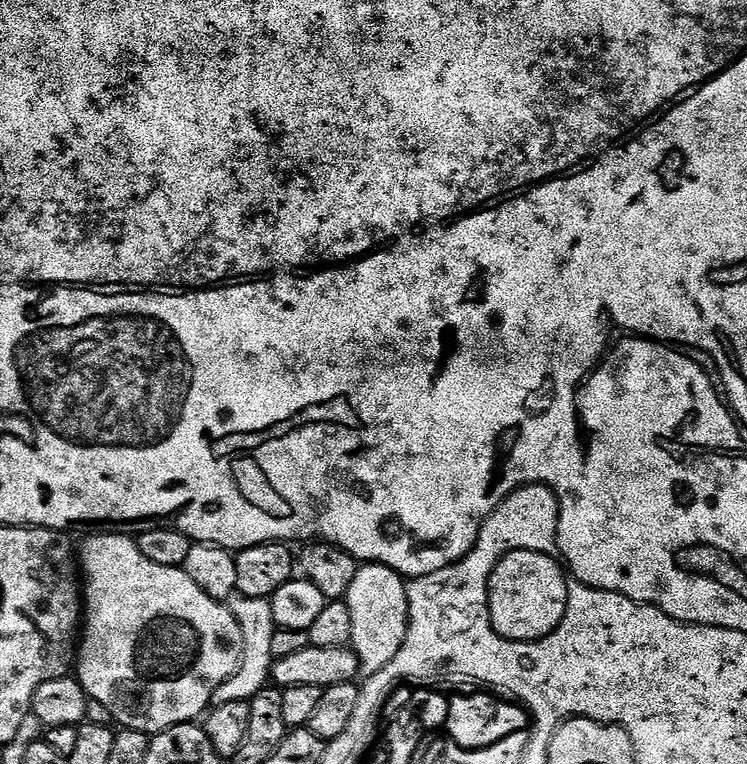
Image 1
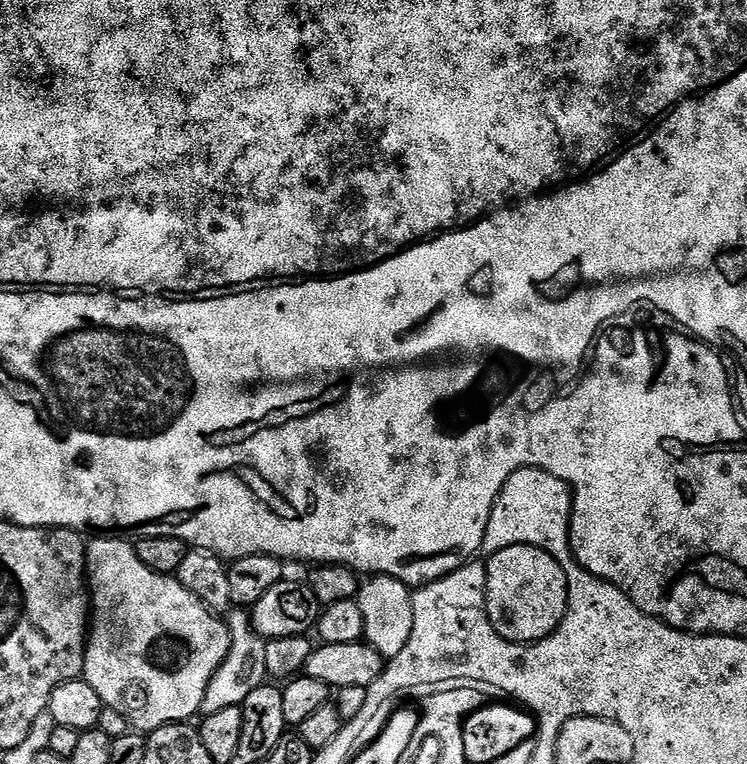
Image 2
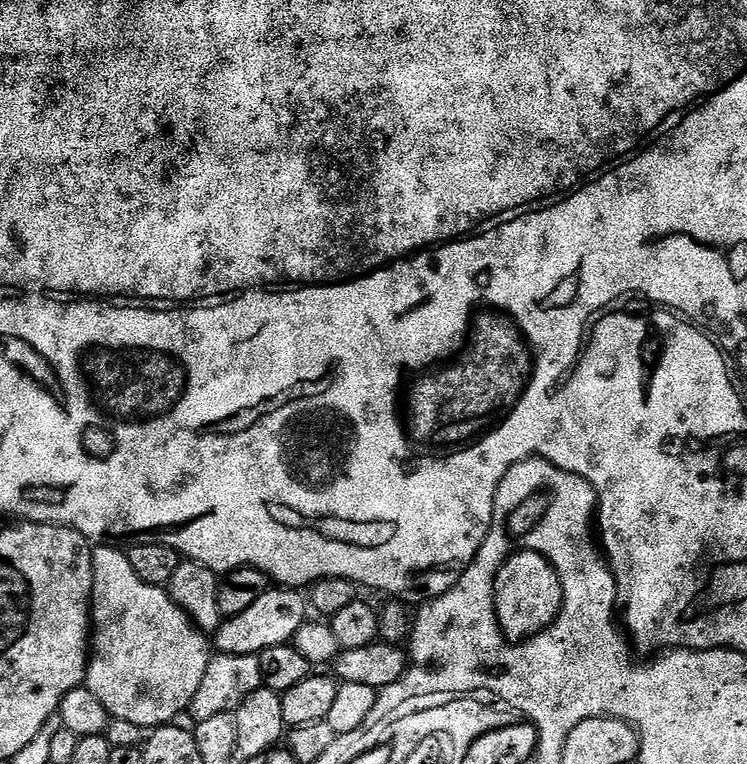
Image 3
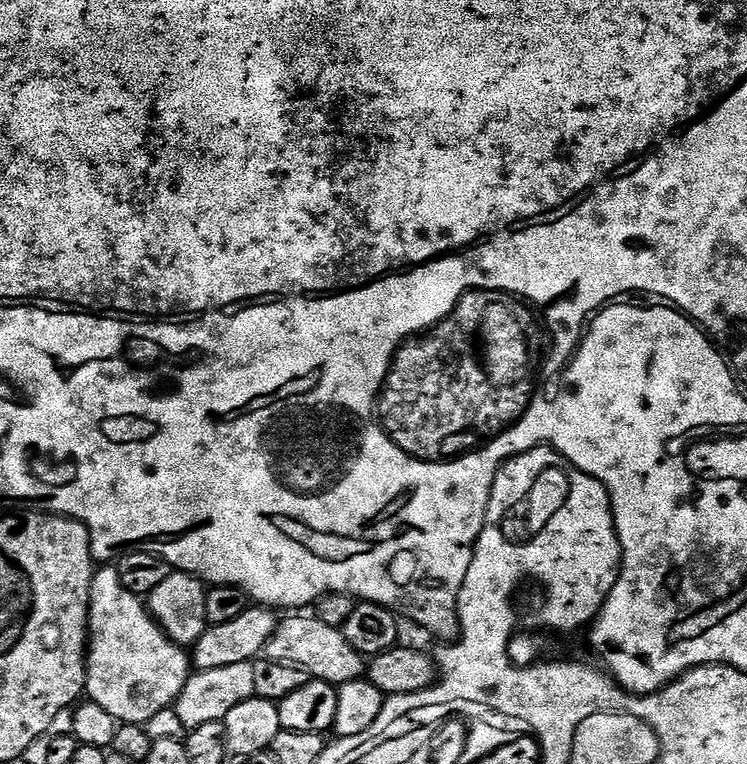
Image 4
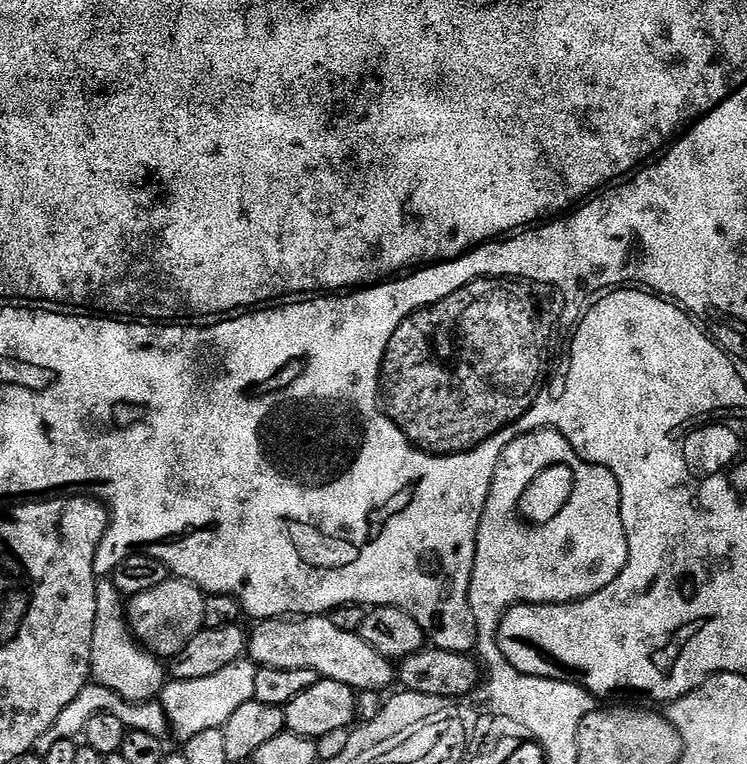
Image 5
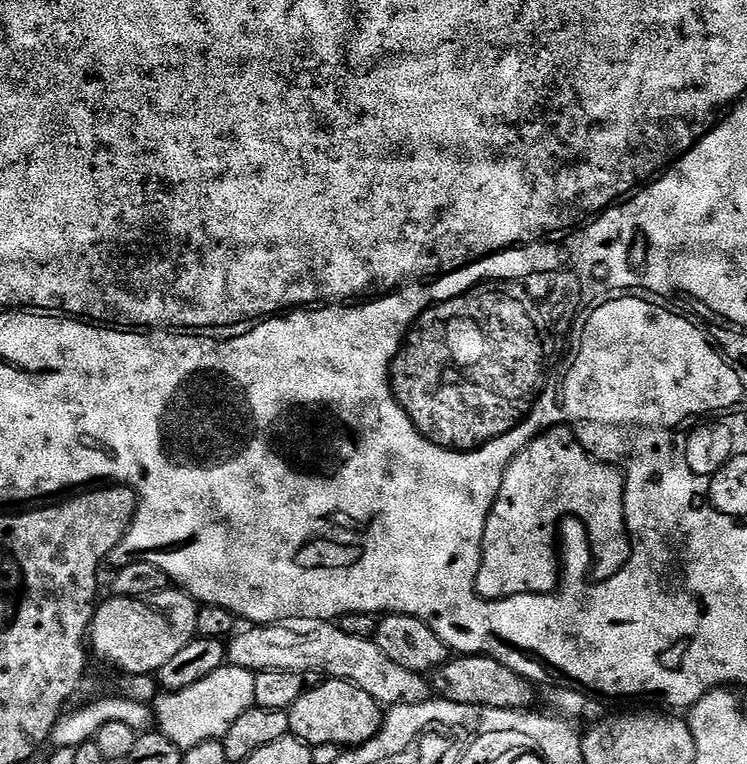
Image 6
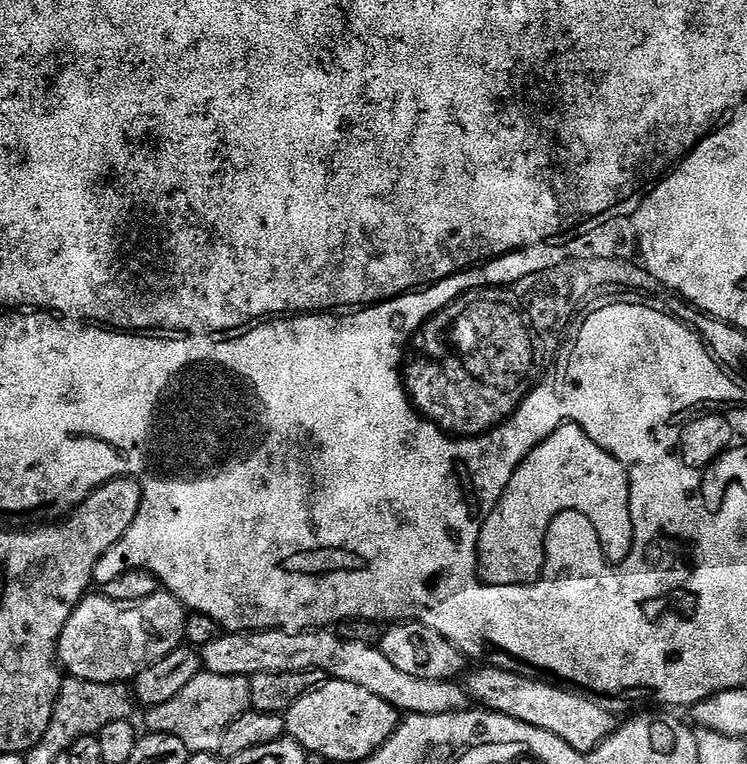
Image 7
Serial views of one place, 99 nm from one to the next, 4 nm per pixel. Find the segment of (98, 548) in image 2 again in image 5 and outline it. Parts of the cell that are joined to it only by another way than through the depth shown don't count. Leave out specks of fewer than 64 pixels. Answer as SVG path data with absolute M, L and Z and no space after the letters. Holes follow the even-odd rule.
M104 578L96 585L96 617L94 618L94 638L92 639L92 675L95 683L101 684L106 690L113 691L130 703L146 703L155 701L166 683L166 668L159 659L147 648L141 646L136 637L128 630L126 604L111 579Z

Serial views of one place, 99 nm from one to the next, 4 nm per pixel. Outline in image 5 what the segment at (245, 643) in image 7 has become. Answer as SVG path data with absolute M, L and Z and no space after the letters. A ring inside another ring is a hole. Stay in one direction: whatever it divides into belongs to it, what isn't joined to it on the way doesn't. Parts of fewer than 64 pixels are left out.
M327 615L305 616L303 618L277 618L261 620L255 625L256 629L248 632L247 659L261 668L274 670L314 670L317 677L334 682L342 682L357 693L380 692L394 684L394 664L386 659L374 646L366 646L366 642L357 633L338 630Z

